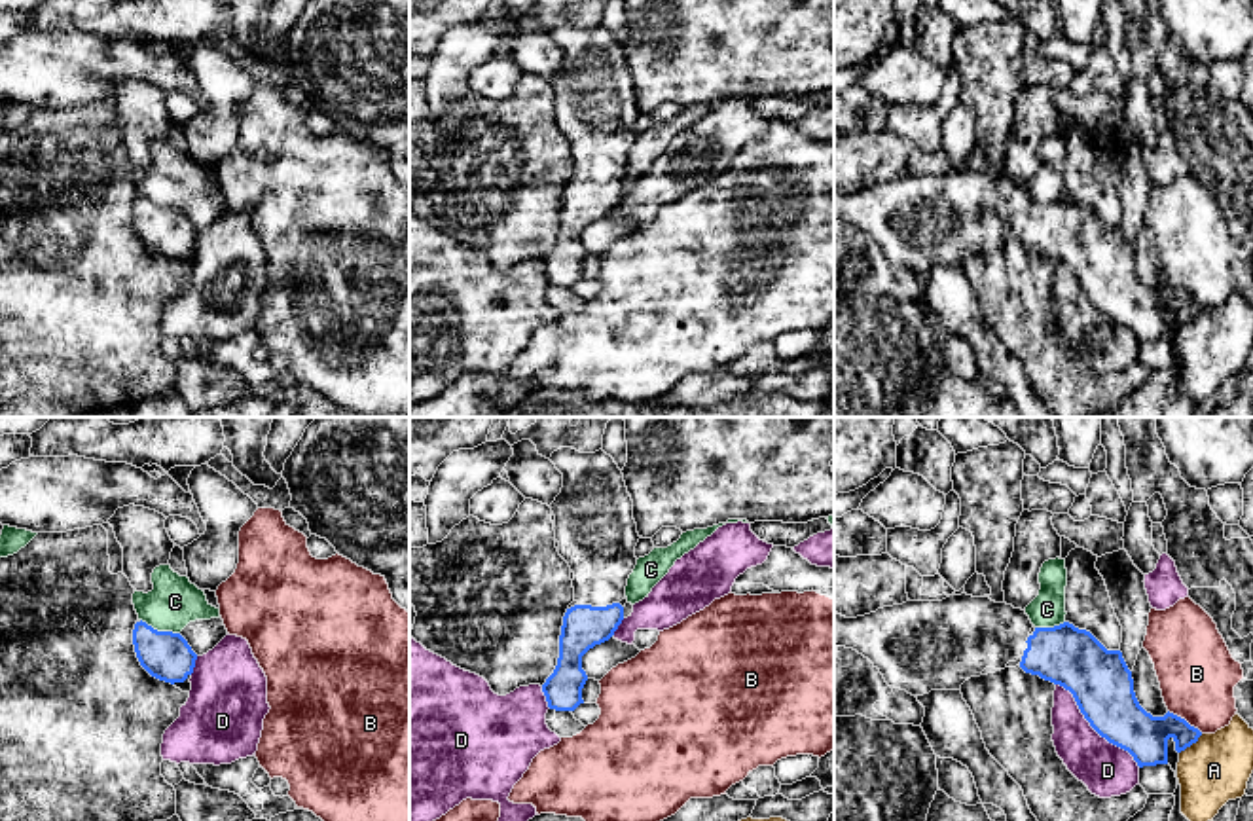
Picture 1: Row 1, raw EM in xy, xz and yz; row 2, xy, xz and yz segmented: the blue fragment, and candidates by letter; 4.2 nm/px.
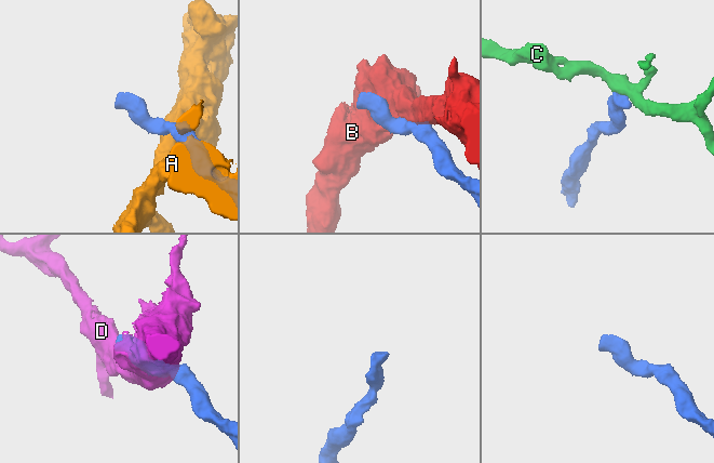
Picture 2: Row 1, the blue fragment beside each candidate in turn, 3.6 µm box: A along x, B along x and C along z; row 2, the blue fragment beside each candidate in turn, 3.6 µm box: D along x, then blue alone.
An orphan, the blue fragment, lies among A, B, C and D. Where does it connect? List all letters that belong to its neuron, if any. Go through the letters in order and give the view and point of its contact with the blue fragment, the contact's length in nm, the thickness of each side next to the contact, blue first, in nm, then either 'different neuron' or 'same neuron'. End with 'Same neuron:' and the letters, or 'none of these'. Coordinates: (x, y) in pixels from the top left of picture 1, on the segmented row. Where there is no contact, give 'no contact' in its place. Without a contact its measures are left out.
A: meets blue in yz at (1191, 744); contact 130 nm long; 190 nm thick on the blue side, 280 nm on the other; different neuron
B: meets blue in yz at (1183, 719); contact 180 nm long; 200 nm thick on the blue side, 320 nm on the other; different neuron
C: meets blue in xy at (160, 632); contact 180 nm long; 200 nm thick on the blue side, 220 nm on the other; different neuron
D: meets blue in yz at (1094, 729); contact 500 nm long; 260 nm thick on the blue side, 220 nm on the other; different neuron
Same neuron: none of these

